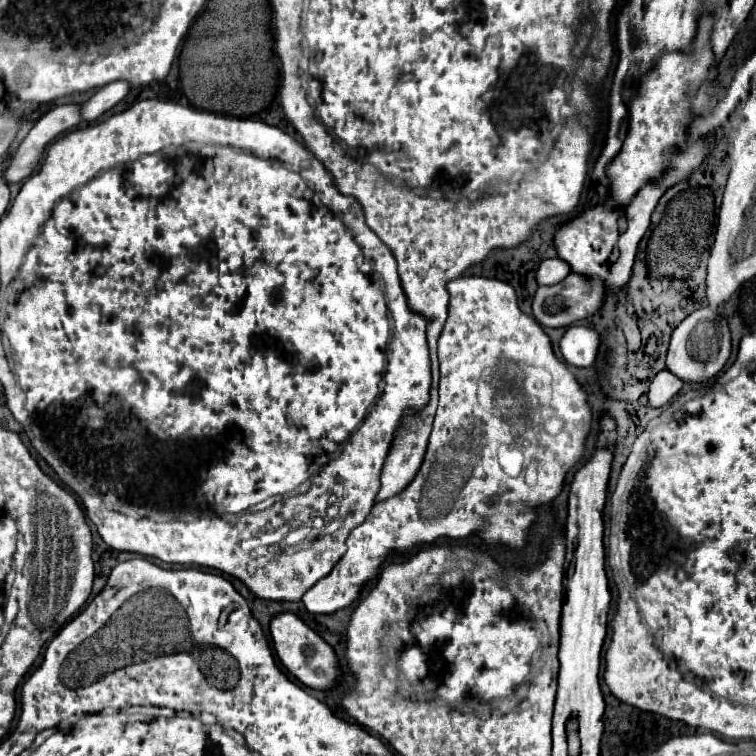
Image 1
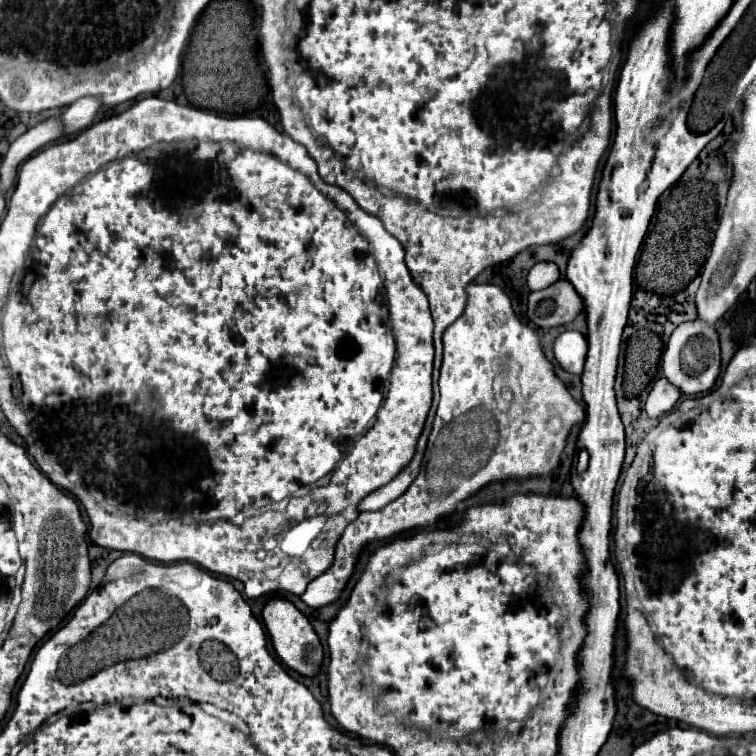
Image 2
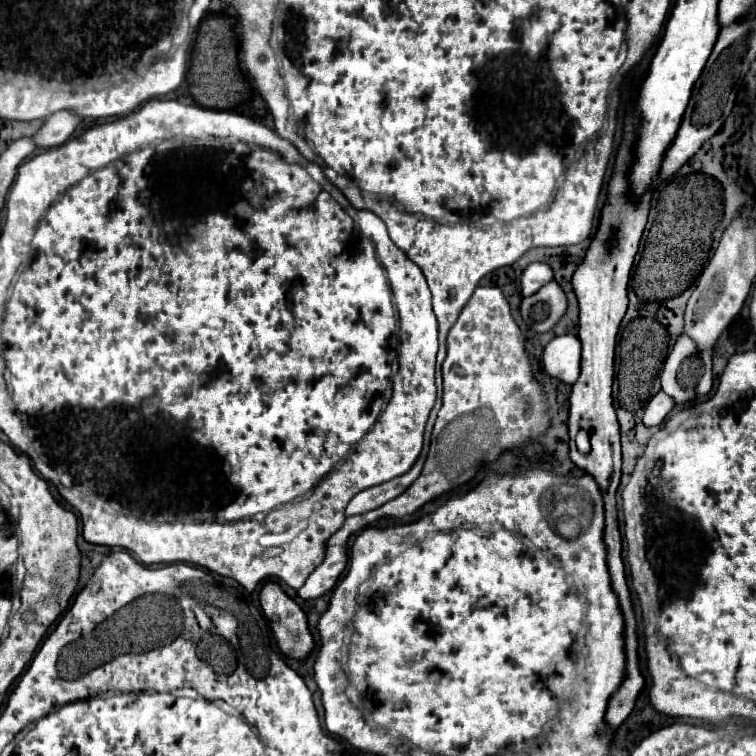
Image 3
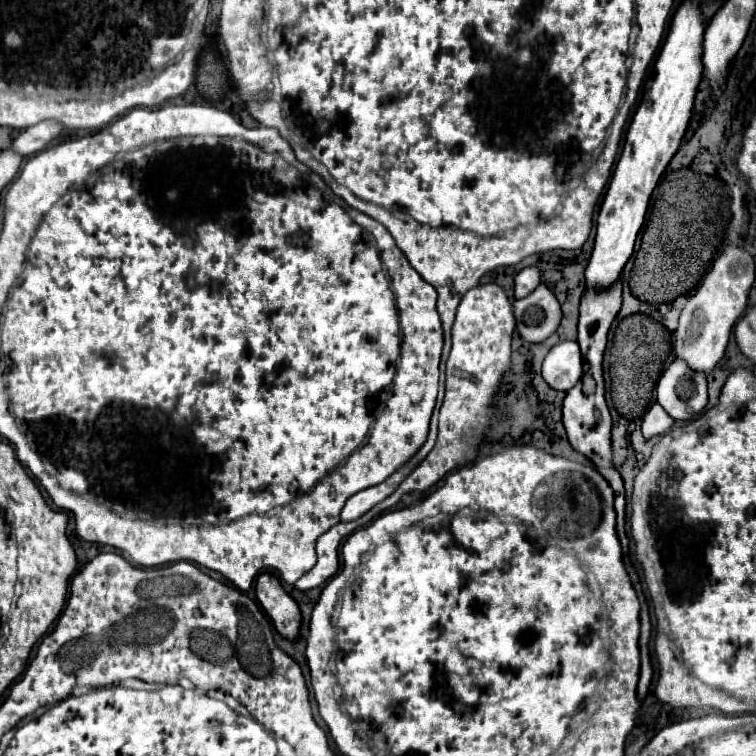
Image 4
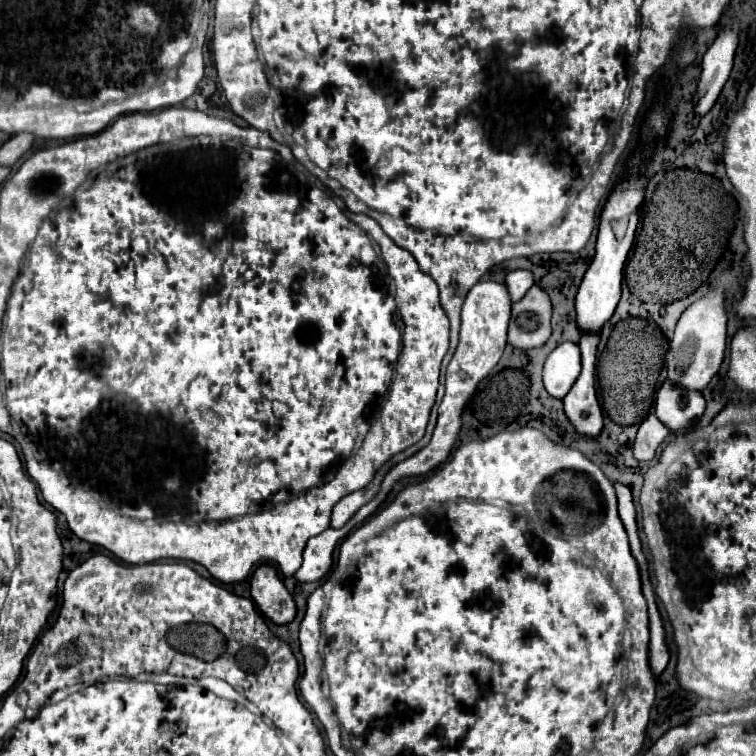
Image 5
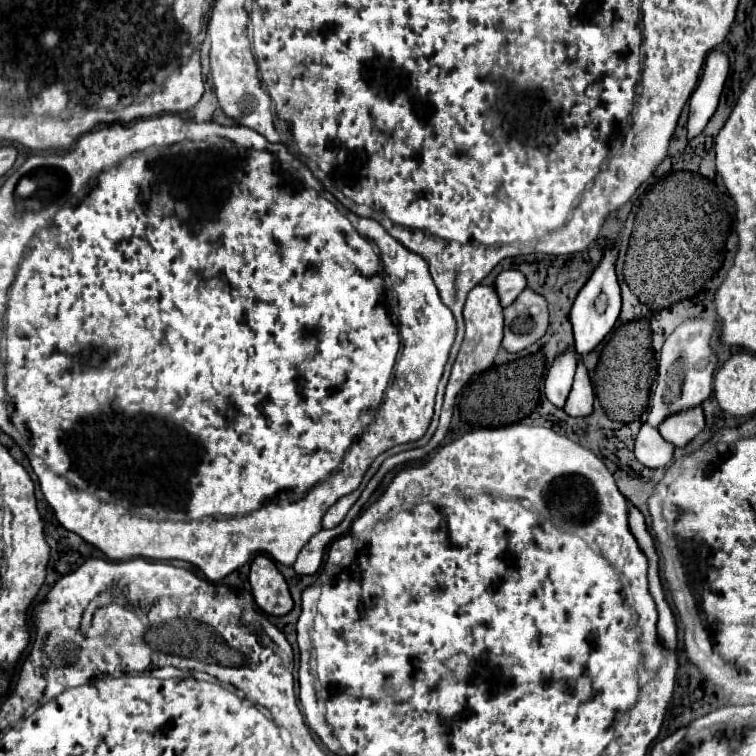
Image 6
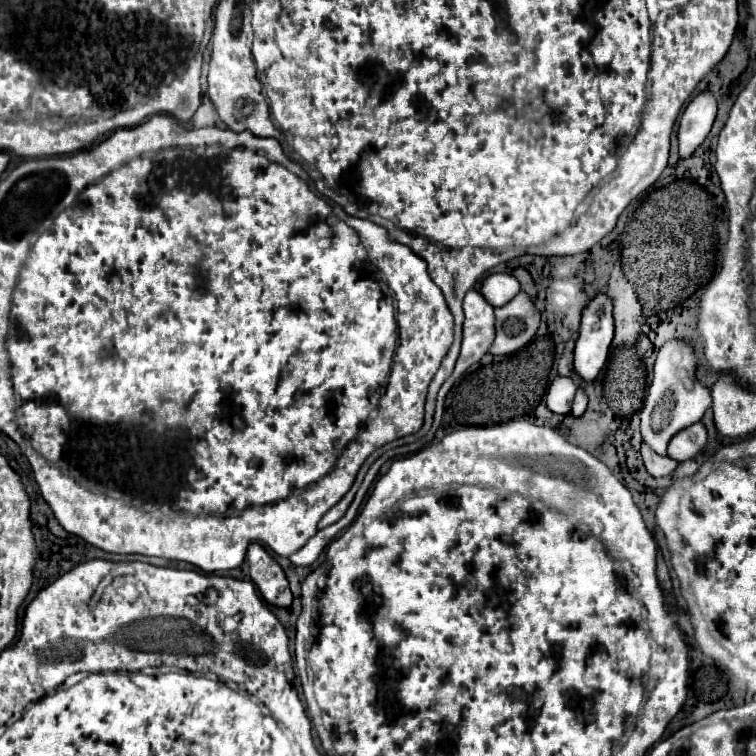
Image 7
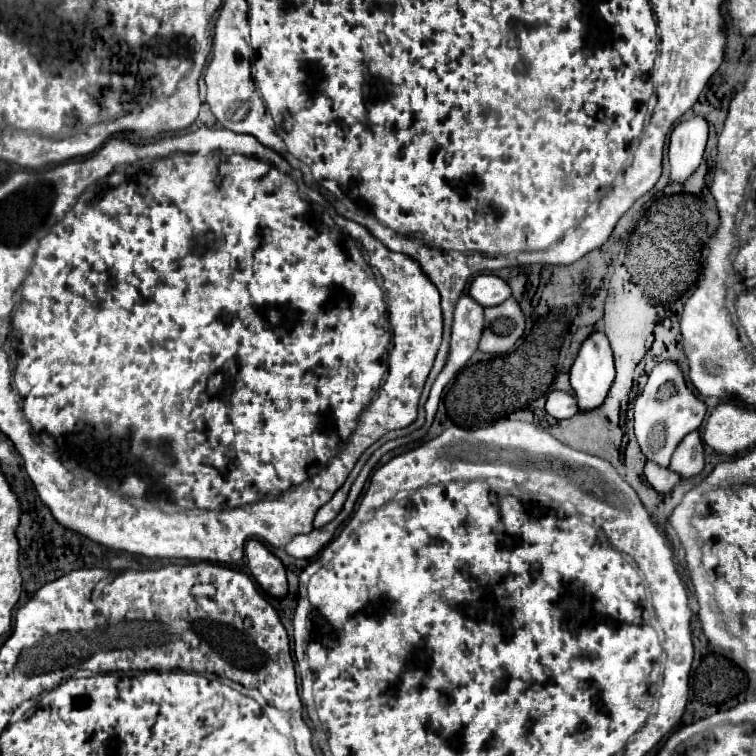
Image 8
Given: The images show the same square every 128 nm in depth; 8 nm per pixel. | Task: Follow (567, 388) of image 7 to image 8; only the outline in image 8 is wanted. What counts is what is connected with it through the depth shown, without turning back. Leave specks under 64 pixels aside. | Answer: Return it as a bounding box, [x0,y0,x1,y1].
[546,390,578,420]

